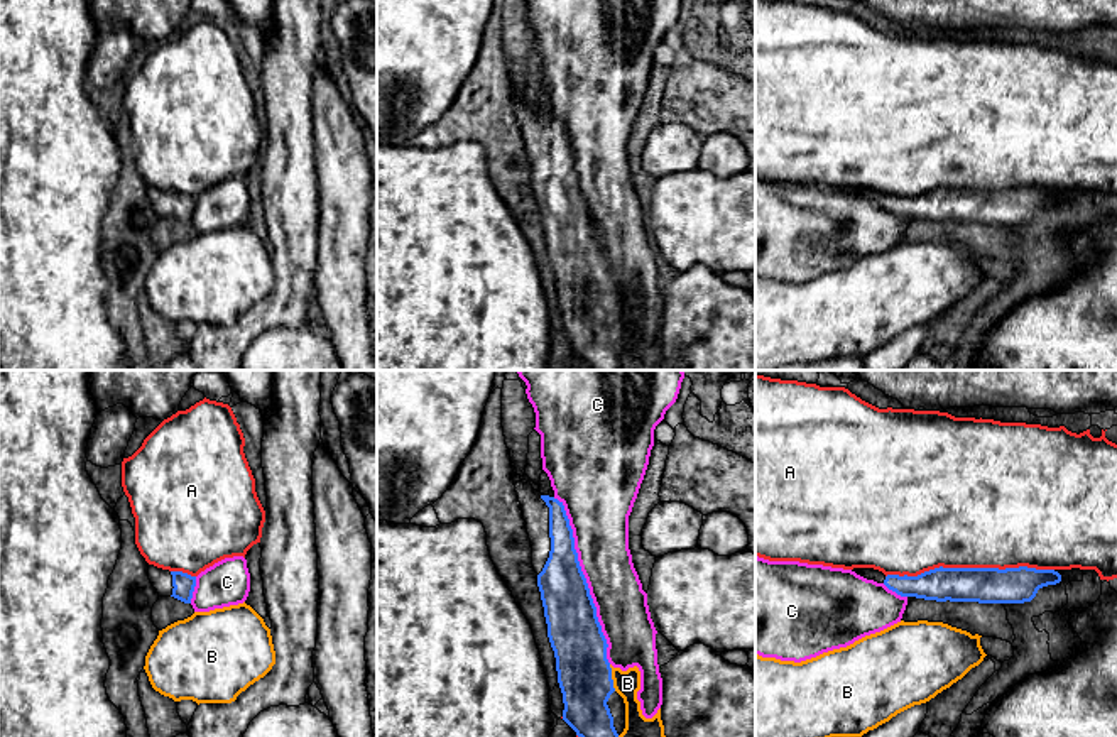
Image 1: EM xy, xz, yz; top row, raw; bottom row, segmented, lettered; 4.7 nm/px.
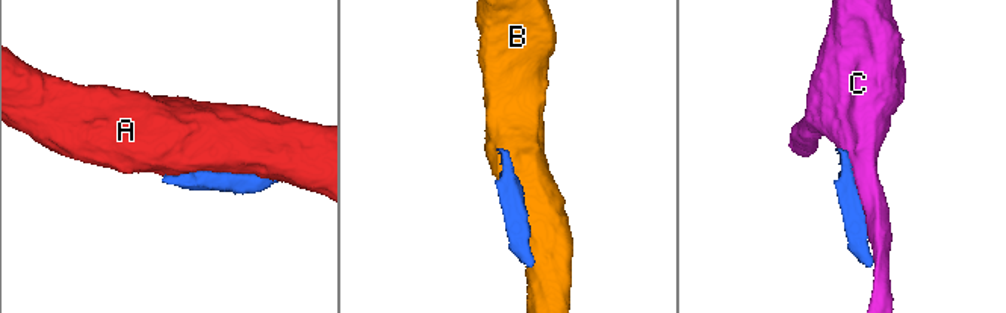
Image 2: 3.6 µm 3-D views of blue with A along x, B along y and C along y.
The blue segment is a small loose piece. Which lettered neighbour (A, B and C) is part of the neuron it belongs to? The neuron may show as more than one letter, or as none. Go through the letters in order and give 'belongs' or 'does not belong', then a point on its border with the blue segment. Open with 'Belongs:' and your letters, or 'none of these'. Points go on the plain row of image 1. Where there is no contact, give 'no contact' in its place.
Belongs: none of these
A: does not belong; contact yz (969, 190)
B: does not belong; contact xz (610, 300)
C: does not belong; contact xz (585, 201)

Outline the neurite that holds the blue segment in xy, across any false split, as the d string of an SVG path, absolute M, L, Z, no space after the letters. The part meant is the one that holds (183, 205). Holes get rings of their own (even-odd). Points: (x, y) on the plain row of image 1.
M149 186L149 201L157 211L159 218L174 218L184 225L191 225L196 198Z

